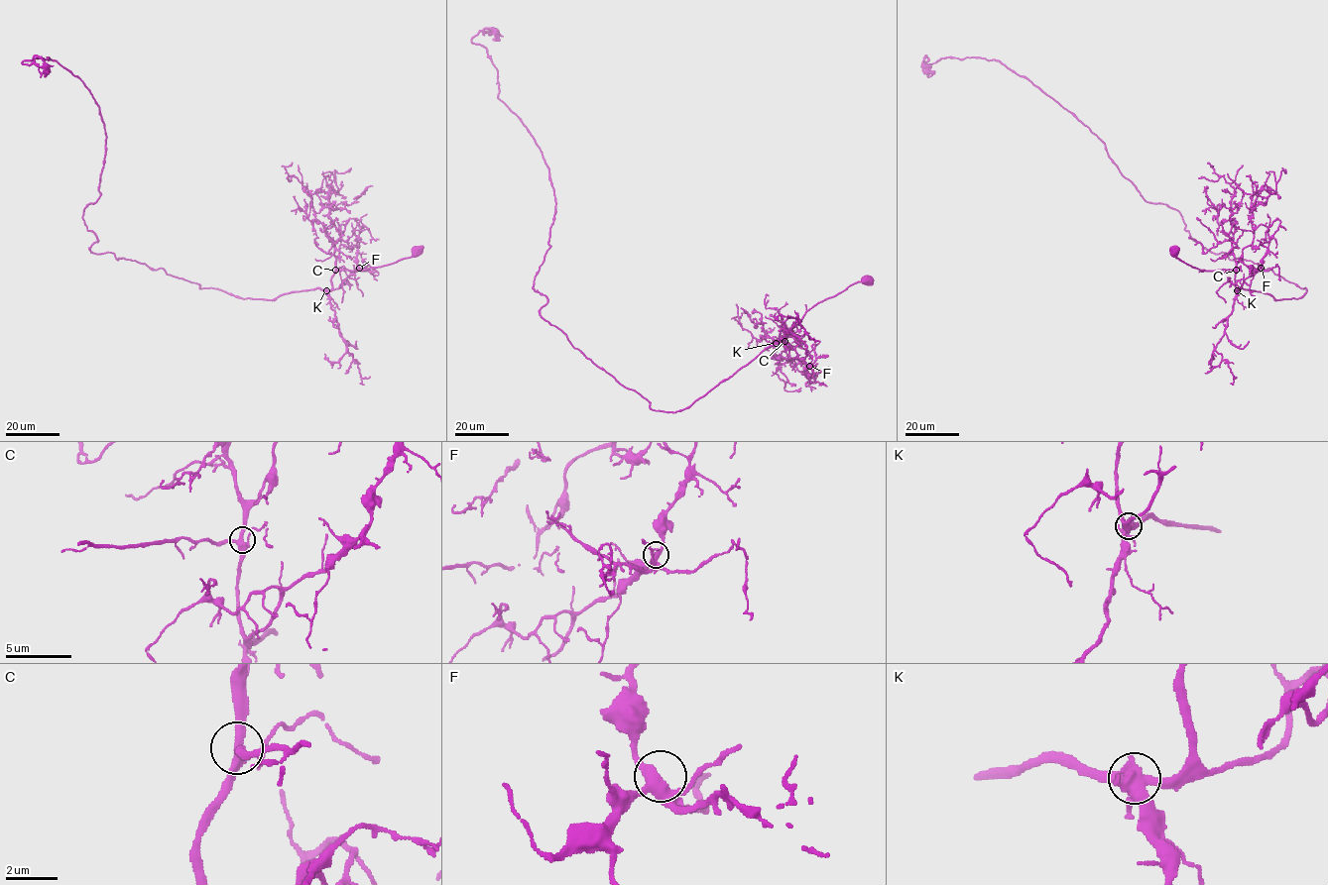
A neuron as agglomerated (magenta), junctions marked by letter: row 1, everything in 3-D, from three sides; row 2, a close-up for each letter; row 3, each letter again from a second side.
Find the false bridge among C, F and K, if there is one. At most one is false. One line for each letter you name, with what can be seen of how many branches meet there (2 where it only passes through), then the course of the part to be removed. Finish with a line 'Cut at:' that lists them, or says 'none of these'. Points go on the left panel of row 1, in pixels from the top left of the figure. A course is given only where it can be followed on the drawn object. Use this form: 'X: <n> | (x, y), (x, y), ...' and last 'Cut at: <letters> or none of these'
K: 4 | (326, 290), (346, 350), (357, 364), (361, 377), (370, 377)
Cut at: K

